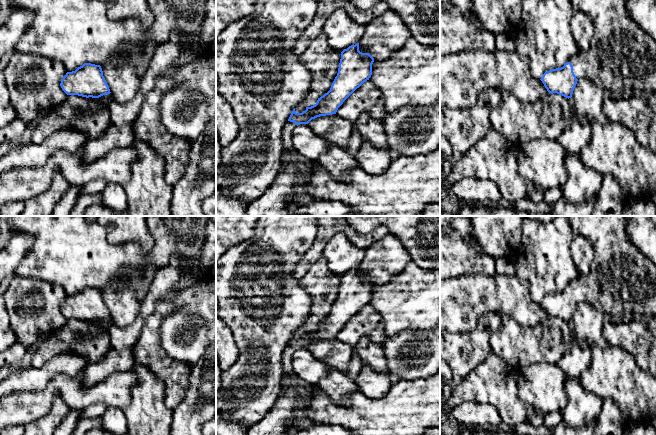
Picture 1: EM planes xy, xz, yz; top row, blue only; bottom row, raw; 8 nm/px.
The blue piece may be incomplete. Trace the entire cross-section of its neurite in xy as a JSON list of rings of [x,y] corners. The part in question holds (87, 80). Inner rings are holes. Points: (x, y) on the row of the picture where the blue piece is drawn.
[[[84,63],[75,71],[67,72],[60,86],[67,95],[99,98],[110,94],[100,65]]]

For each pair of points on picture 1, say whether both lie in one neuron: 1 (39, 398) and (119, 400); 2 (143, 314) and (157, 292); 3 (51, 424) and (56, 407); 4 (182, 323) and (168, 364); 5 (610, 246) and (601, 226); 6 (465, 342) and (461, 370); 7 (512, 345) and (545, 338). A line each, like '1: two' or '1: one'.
1: one
2: one
3: one
4: two
5: one
6: one
7: one

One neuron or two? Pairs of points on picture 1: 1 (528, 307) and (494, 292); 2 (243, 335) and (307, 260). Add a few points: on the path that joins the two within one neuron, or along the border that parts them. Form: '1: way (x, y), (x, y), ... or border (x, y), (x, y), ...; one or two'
1: way (520, 305), (509, 294), (502, 293); one
2: border (305, 253), (295, 269), (294, 276), (298, 280); two

